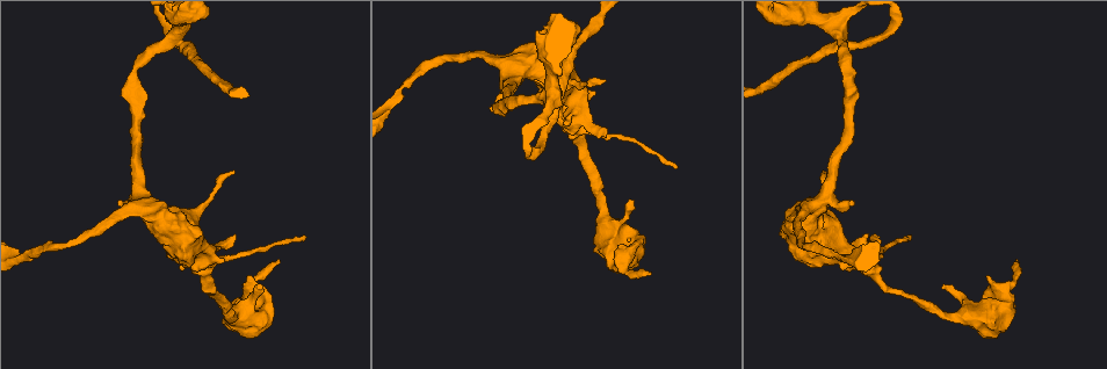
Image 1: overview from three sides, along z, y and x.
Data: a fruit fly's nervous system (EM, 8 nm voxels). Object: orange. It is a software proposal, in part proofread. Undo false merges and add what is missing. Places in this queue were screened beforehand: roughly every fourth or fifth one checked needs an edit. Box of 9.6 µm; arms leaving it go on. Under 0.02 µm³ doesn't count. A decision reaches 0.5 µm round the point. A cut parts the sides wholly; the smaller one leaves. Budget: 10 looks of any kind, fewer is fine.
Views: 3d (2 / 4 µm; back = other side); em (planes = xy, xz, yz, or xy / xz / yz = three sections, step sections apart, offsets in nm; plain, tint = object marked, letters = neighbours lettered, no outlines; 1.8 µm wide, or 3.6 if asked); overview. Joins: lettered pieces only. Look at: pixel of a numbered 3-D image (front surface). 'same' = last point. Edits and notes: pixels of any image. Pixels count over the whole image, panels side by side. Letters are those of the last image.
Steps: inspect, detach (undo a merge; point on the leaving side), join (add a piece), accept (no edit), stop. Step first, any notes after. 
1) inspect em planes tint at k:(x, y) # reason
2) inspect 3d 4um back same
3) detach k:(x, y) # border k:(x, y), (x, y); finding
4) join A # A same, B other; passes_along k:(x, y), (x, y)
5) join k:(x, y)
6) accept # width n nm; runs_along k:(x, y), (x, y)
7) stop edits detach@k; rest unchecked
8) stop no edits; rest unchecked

inspect em 3.6um planes letters at 1:(577, 129) # three-way junction

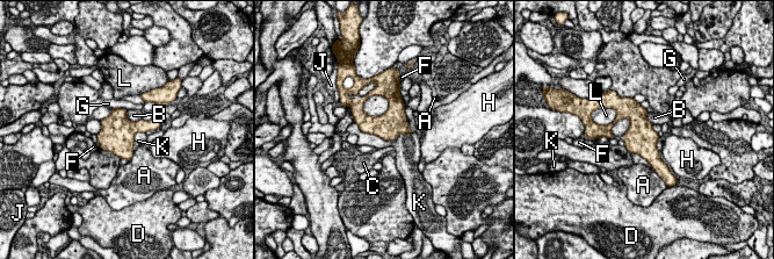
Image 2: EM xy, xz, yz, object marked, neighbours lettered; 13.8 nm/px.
accept # A other, B other, C other, D other, F other, G other, H other, J other, K other, L other; all the same neuron

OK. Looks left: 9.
inspect 3d 2um at 1:(603, 209) # thick turns thin

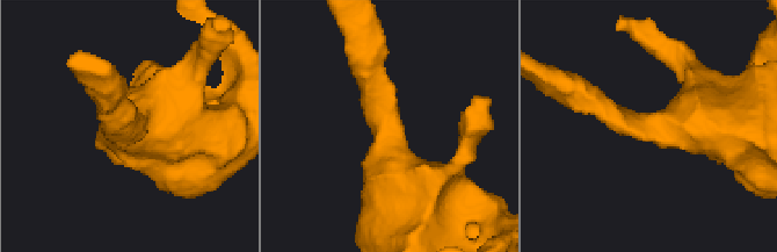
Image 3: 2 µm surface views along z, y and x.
inspect em xy step 8 tint at 3:(124, 123) # arms 3; arm_widths 220, 240, 600 nm; need the tissue

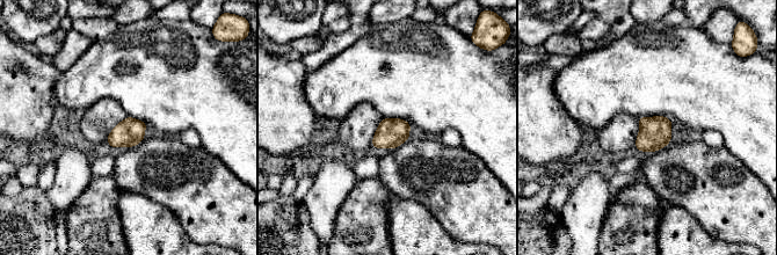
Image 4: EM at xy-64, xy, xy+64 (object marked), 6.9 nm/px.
inspect em planes letters same

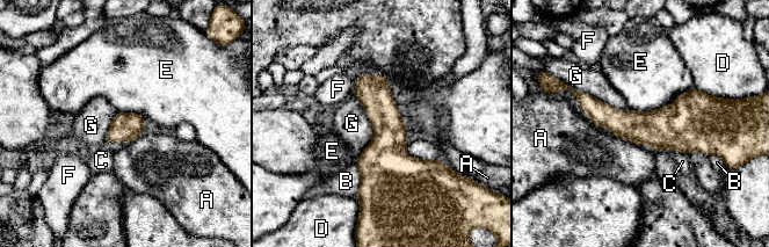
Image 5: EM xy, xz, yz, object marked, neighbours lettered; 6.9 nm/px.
accept # width 200 nm; longest_contact G 420 nm; A other, B other, C other, D other, E other, F other, G other; one neuron here

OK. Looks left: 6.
inspect em planes tint at 1:(840, 40) # four or more arms meet

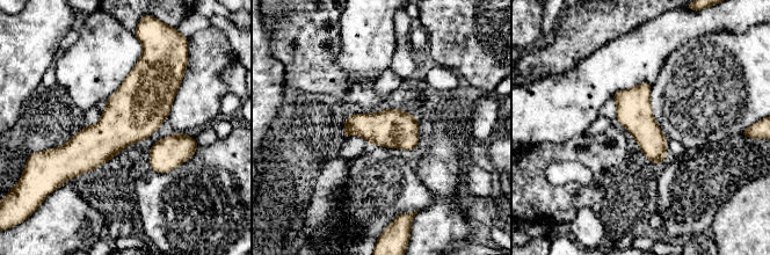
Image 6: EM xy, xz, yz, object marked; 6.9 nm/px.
inspect em planes letters same

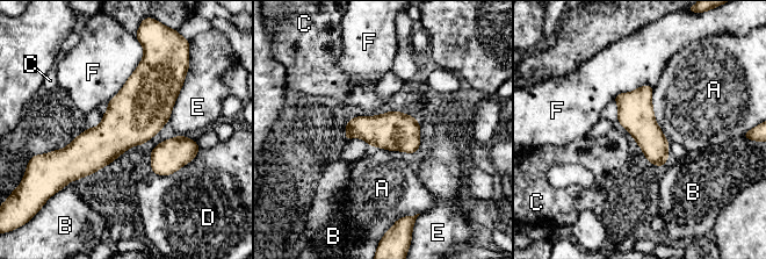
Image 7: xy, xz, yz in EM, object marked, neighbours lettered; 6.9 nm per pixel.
accept # width 240 nm; longest_contact F 440 nm; A other, B other, C other, D other, E other, F other; all the same neuron

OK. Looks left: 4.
inspect 3d 2um at 1:(570, 26) # thick end

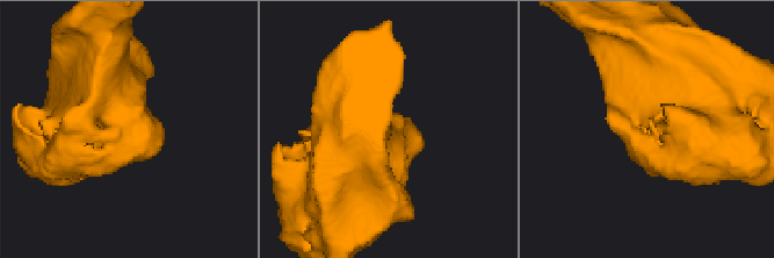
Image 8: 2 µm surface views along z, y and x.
inspect em planes letters at 8:(129, 162)

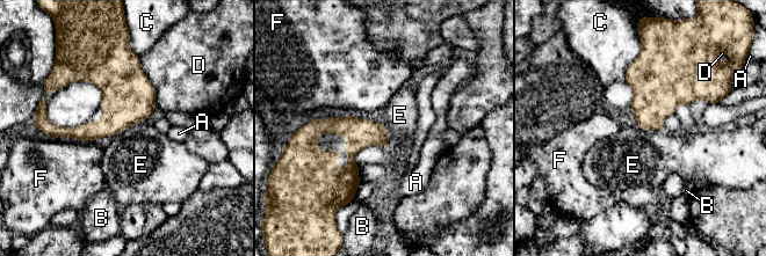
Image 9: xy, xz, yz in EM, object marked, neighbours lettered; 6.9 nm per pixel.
accept # longest_contact D 360 nm; A other, B other, C other, D other, E other, F other; border 9:(145, 119), (129, 125), (111, 137); no lettered piece goes on from it

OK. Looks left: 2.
stop no edits; rest unchecked

